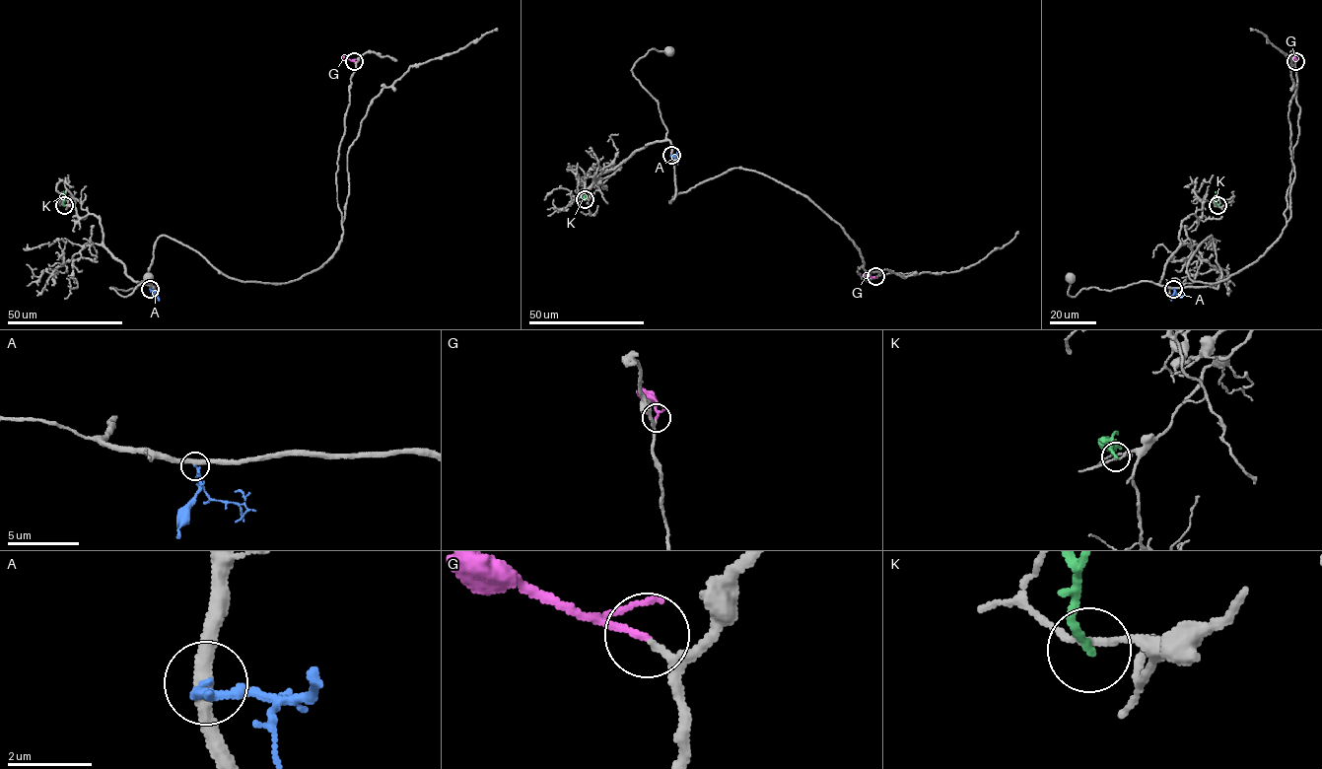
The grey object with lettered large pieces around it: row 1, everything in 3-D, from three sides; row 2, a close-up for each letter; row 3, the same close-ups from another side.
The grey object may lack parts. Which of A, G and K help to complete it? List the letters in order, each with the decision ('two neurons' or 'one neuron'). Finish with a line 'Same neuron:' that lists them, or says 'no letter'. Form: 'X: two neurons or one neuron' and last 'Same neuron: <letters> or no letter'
A: two neurons
G: one neuron
K: two neurons
Same neuron: G

